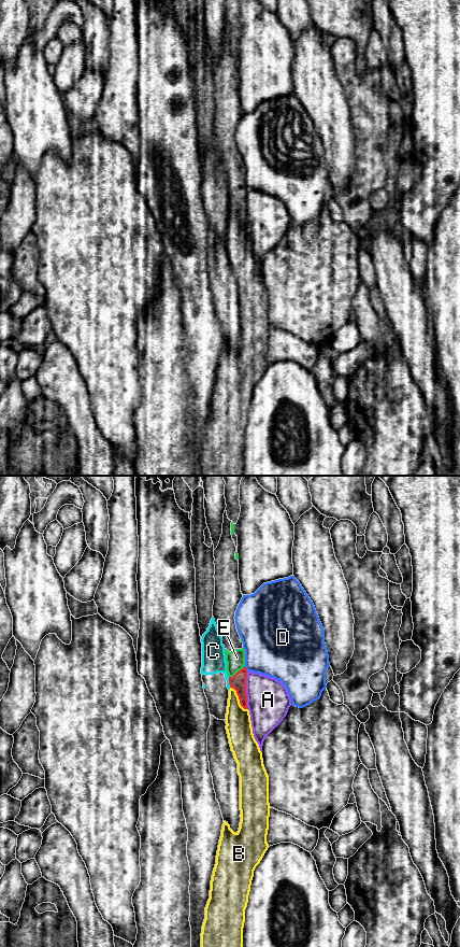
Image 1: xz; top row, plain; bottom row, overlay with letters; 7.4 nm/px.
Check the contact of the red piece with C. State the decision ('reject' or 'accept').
reject

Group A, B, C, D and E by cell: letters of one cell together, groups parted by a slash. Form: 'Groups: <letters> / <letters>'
Groups: A / B / C / D / E

